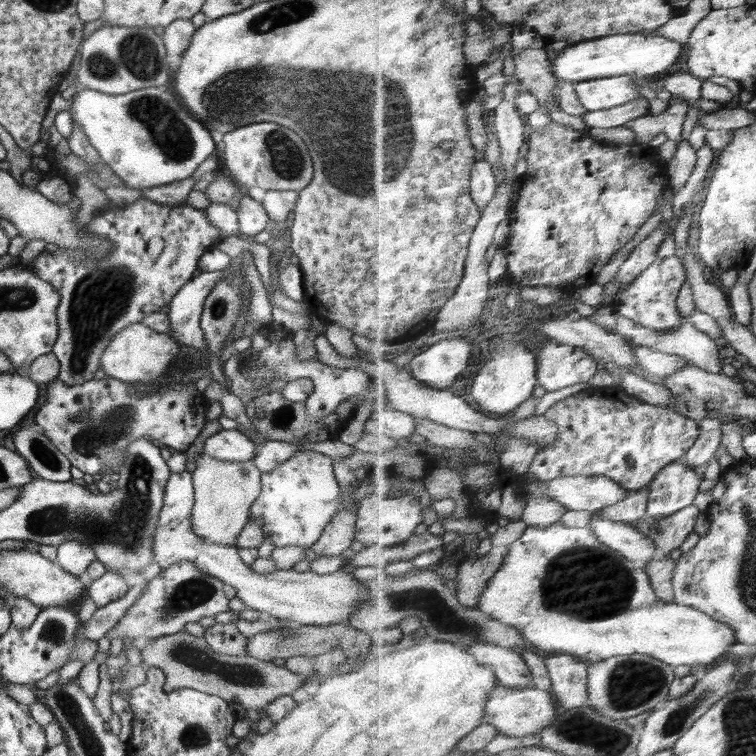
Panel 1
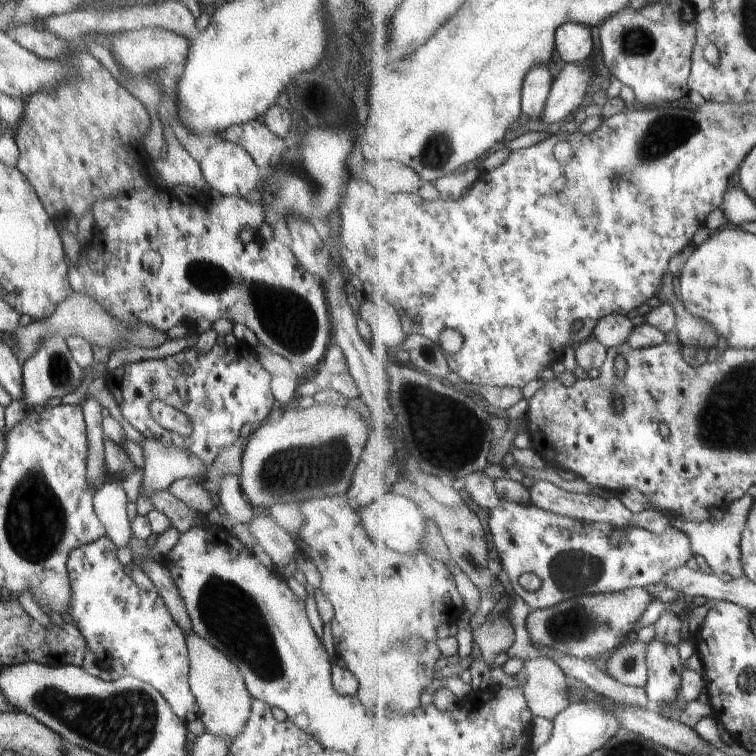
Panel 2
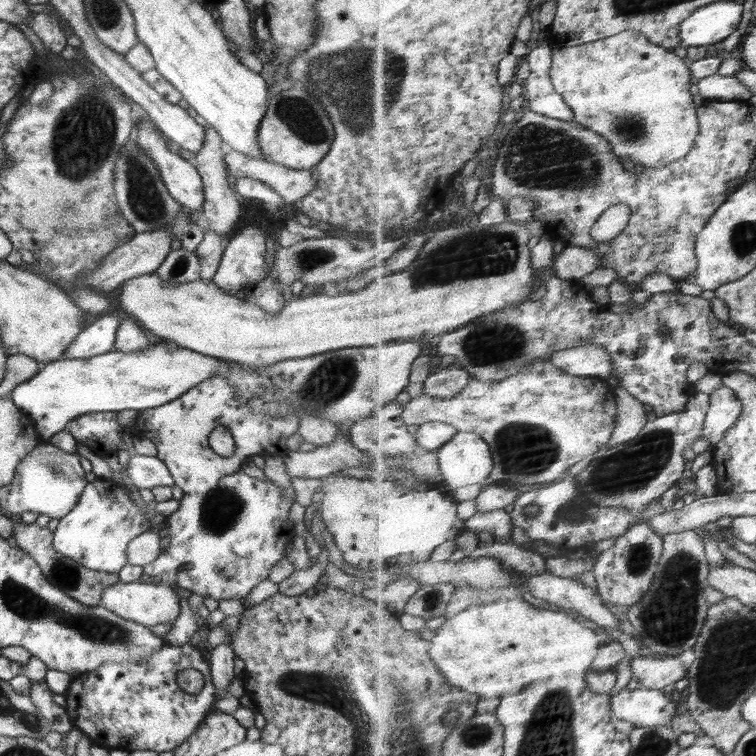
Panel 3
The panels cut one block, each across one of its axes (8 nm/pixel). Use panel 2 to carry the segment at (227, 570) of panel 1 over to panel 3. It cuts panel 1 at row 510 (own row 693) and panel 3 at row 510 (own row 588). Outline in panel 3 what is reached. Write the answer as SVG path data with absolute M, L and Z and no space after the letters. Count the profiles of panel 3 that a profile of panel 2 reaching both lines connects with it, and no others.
M113 479L87 482L76 506L59 520L53 547L62 556L93 571L117 573L127 563L128 543L149 530L149 518L133 503L126 486Z

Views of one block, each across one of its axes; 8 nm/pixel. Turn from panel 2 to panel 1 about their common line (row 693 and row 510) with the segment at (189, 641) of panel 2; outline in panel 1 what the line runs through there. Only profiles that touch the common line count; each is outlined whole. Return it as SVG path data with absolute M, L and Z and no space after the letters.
M201 454L193 475L195 490L192 507L192 530L197 536L222 546L236 546L236 538L250 516L250 505L258 498L261 491L261 471L250 461L221 462Z

